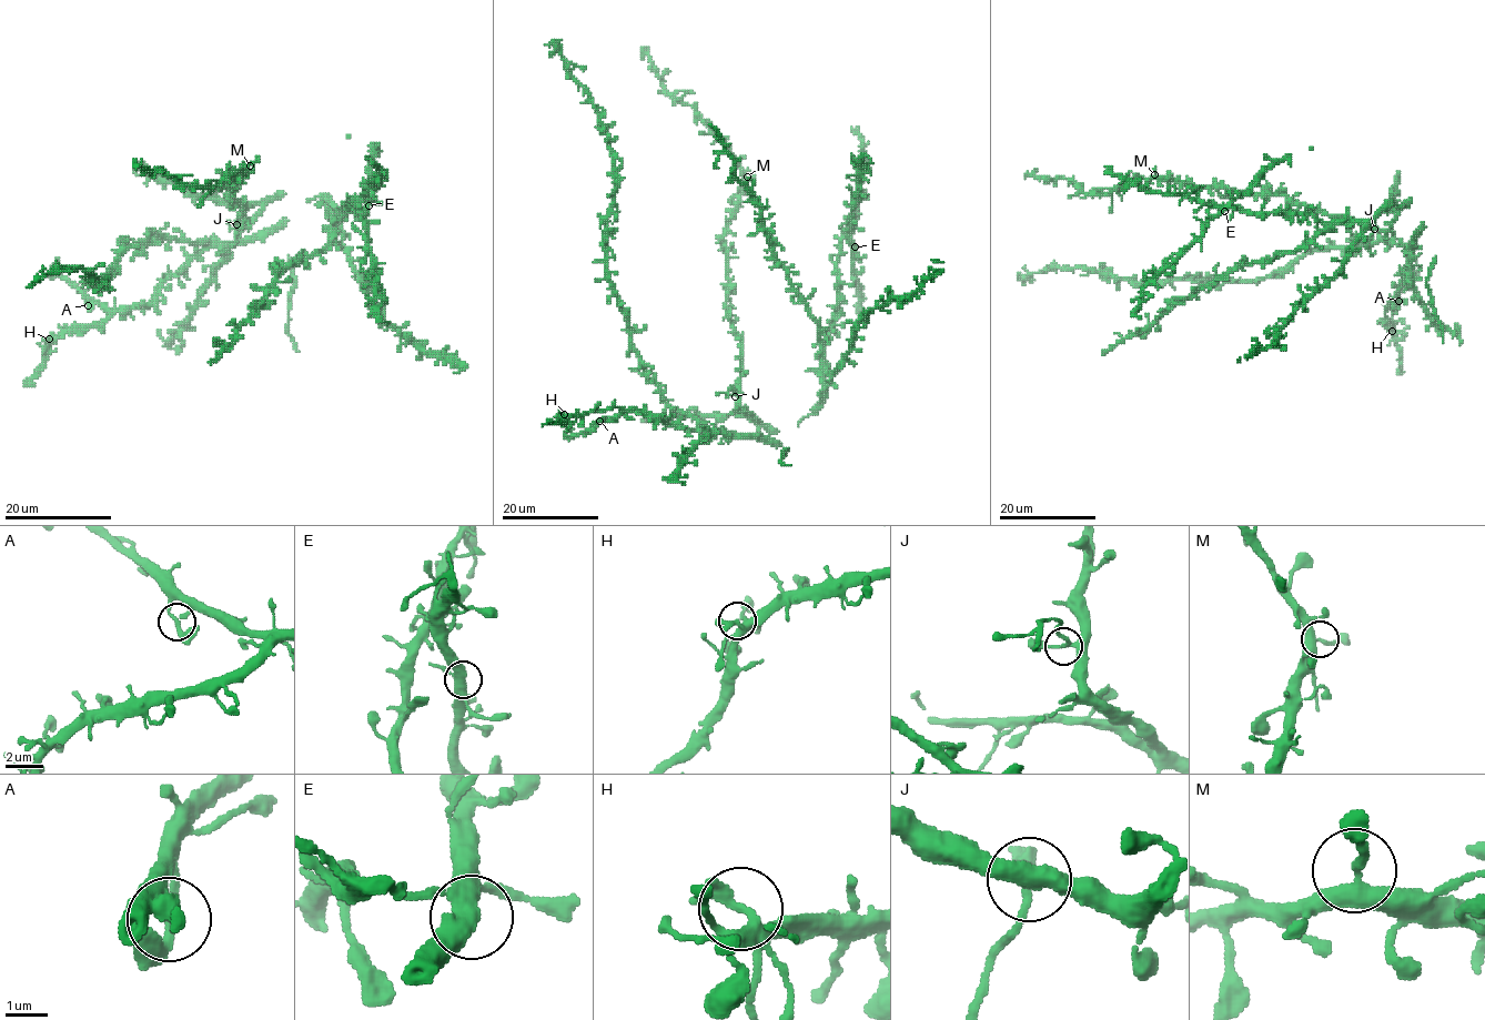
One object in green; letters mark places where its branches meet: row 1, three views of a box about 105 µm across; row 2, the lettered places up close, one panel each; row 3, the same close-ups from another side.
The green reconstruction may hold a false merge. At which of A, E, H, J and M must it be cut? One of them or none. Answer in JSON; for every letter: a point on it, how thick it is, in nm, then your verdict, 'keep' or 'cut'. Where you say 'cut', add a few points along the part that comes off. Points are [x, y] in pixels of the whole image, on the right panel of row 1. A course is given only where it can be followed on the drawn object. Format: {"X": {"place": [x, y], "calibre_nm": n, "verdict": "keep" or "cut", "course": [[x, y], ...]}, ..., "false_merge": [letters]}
{"A": {"place": [1398, 301], "calibre_nm": 240, "verdict": "keep"}, "E": {"place": [1224, 211], "calibre_nm": 380, "verdict": "keep"}, "H": {"place": [1392, 331], "calibre_nm": 200, "verdict": "keep"}, "J": {"place": [1374, 229], "calibre_nm": 200, "verdict": "cut", "course": [[1373, 229], [1367, 244], [1372, 255]]}, "M": {"place": [1154, 174], "calibre_nm": 220, "verdict": "keep"}, "false_merge": ["J"]}

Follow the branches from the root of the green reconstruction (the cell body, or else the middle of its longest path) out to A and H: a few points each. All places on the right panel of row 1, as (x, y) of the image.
A: (1407, 243), (1406, 274), (1398, 294), (1391, 303), (1396, 298), (1398, 301)
H: (1407, 243), (1406, 274), (1398, 294), (1385, 310), (1392, 331)

